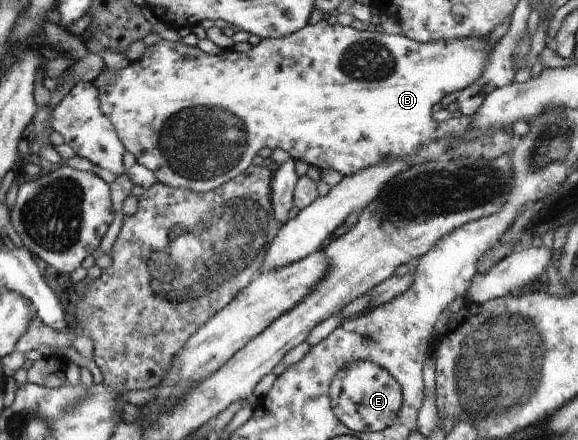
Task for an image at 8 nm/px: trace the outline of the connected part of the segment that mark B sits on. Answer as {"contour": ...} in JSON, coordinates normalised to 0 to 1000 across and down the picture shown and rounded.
{"contour":[[[562,39],[548,55],[531,55],[528,61],[524,61],[524,66],[519,66],[503,80],[497,80],[497,84],[453,89],[446,102],[438,105],[436,111],[427,116],[427,120],[417,120],[415,116],[405,111],[386,111],[379,125],[362,125],[360,120],[348,116],[343,107],[327,107],[327,102],[320,102],[320,98],[313,98],[313,93],[272,93],[268,102],[256,102],[254,111],[247,116],[247,125],[244,125],[240,134],[227,139],[225,145],[216,152],[216,157],[206,157],[206,161],[182,161],[178,157],[170,177],[161,182],[161,189],[164,198],[168,198],[168,207],[171,207],[171,248],[175,248],[178,261],[182,261],[182,266],[185,266],[185,270],[196,280],[196,289],[199,289],[199,298],[202,298],[202,307],[206,307],[209,325],[213,325],[216,339],[223,343],[230,357],[234,357],[235,370],[242,370],[246,377],[260,384],[265,391],[265,398],[268,398],[272,405],[272,414],[280,416],[282,420],[291,420],[292,425],[301,425],[303,430],[329,430],[337,439],[358,439],[374,425],[382,425],[382,420],[388,416],[407,407],[410,398],[420,393],[420,389],[424,389],[434,375],[434,366],[438,366],[439,355],[443,355],[445,348],[455,339],[455,334],[465,334],[465,339],[471,341],[483,334],[483,339],[490,339],[493,348],[500,348],[502,357],[510,366],[524,366],[526,370],[531,370],[531,375],[550,380],[555,386],[576,384],[576,389],[590,393],[593,402],[604,402],[604,398],[611,398],[611,393],[618,393],[618,389],[625,389],[625,384],[631,384],[631,380],[642,380],[642,375],[656,375],[656,370],[670,370],[670,366],[683,366],[683,361],[701,361],[701,357],[718,357],[725,339],[732,339],[739,325],[746,325],[746,320],[753,320],[753,316],[763,316],[766,311],[770,311],[770,316],[794,316],[794,311],[808,311],[808,307],[811,307],[811,298],[815,298],[818,264],[808,266],[801,261],[789,261],[785,268],[768,277],[754,277],[747,266],[749,239],[753,239],[753,234],[760,234],[770,216],[798,207],[810,193],[815,193],[815,189],[822,189],[822,184],[832,175],[832,166],[839,161],[839,152],[843,152],[843,143],[846,143],[849,116],[853,116],[853,105],[848,107],[843,100],[844,89],[846,84],[832,84],[832,89],[825,89],[825,84],[808,84],[808,89],[787,89],[787,93],[746,93],[742,98],[721,98],[721,93],[708,89],[708,84],[702,80],[670,77],[657,64],[640,64],[637,68],[625,70],[614,68],[607,59],[588,57],[583,48],[580,48],[580,55],[569,55]]]}

